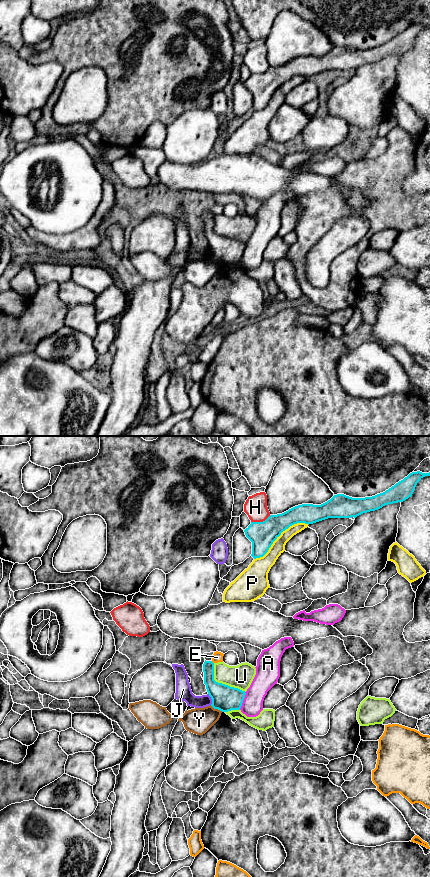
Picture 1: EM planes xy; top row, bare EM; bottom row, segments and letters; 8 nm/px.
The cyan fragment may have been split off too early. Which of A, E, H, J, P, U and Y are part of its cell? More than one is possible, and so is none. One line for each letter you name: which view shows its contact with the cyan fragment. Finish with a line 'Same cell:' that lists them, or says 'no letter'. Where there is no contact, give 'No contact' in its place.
Same cell: no letter

